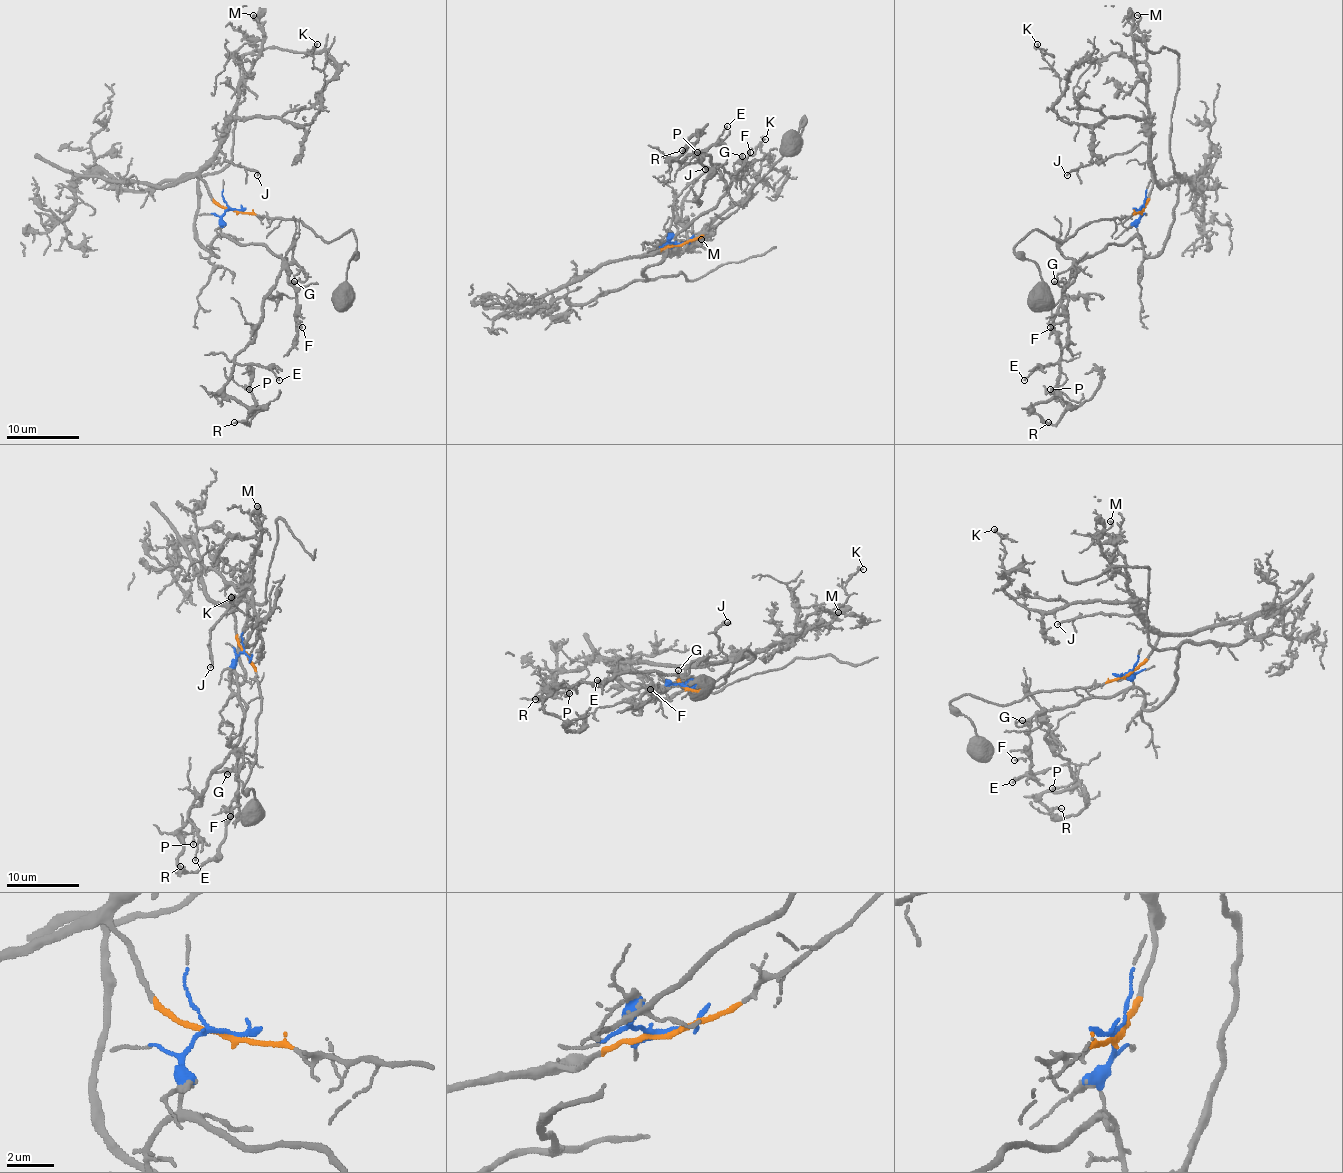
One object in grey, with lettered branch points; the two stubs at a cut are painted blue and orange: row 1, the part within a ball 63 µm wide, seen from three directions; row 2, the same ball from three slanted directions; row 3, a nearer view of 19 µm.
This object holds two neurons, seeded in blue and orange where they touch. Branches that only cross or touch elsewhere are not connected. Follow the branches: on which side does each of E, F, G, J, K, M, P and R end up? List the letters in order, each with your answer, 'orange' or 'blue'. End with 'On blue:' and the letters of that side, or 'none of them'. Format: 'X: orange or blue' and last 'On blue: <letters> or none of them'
E: blue
F: blue
G: blue
J: orange
K: orange
M: orange
P: blue
R: blue
On blue: E, F, G, P, R

